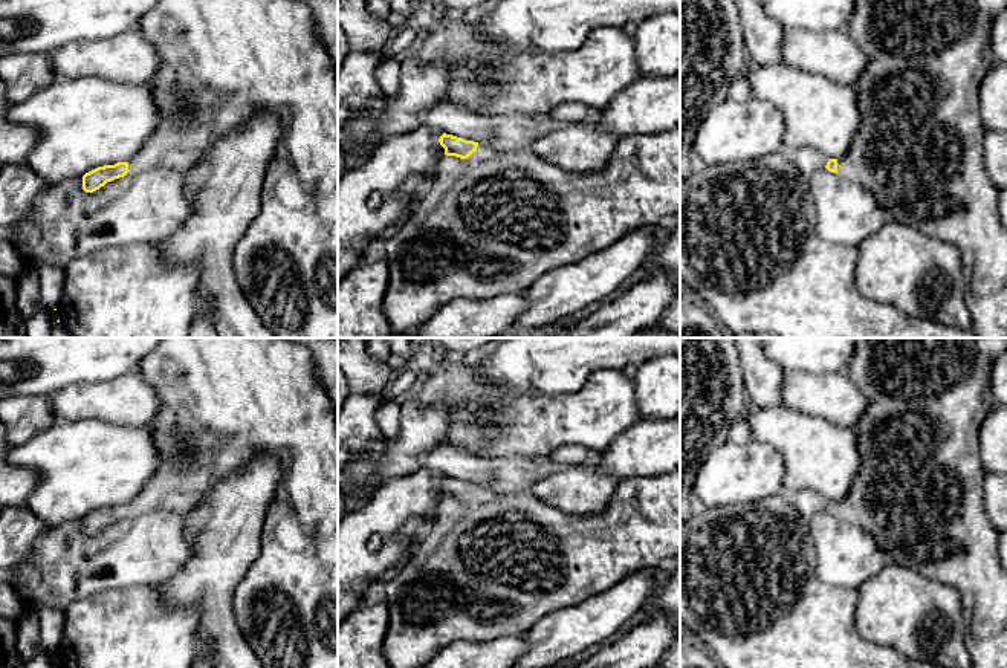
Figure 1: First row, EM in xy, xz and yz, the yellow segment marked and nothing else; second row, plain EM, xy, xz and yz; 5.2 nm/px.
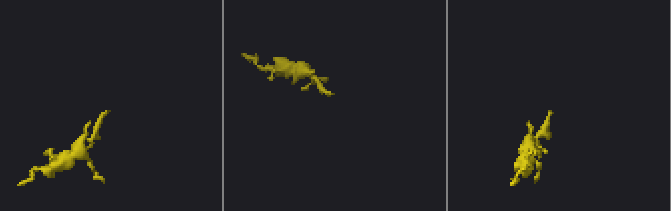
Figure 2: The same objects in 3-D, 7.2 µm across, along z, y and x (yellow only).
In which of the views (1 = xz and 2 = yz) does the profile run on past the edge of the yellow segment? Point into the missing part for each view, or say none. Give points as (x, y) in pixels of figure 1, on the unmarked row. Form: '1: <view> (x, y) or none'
1: xz (492, 566)
2: yz (919, 489)

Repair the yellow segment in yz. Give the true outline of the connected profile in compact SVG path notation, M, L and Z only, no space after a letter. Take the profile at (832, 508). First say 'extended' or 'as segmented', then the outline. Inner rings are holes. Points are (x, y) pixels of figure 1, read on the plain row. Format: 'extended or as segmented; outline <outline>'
extended; outline M856 338L854 352L845 373L865 394L866 405L857 423L859 471L850 494L842 501L828 501L825 511L866 530L879 547L899 566L908 567L921 576L954 587L961 598L961 614L966 624L966 648L972 668L1007 668L1007 572L998 558L999 533L984 512L979 428L984 417L996 404L992 390L993 361L1007 352L1007 338Z

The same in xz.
extended; outline M680 469L669 474L620 480L608 506L597 515L570 515L535 498L530 492L501 497L484 486L446 475L440 478L439 485L445 491L446 498L440 504L439 520L434 529L422 543L419 553L384 584L385 601L388 602L388 633L385 636L382 654L390 663L390 668L420 668L455 640L486 642L492 637L527 634L533 625L547 614L576 605L581 601L610 589L623 576L628 576L639 569L657 569L663 561L674 561L680 555Z

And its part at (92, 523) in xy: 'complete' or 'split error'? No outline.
split error

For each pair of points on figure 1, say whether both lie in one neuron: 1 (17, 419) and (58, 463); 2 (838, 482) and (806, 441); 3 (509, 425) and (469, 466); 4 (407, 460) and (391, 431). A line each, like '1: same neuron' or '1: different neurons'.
1: different neurons
2: same neuron
3: different neurons
4: different neurons

